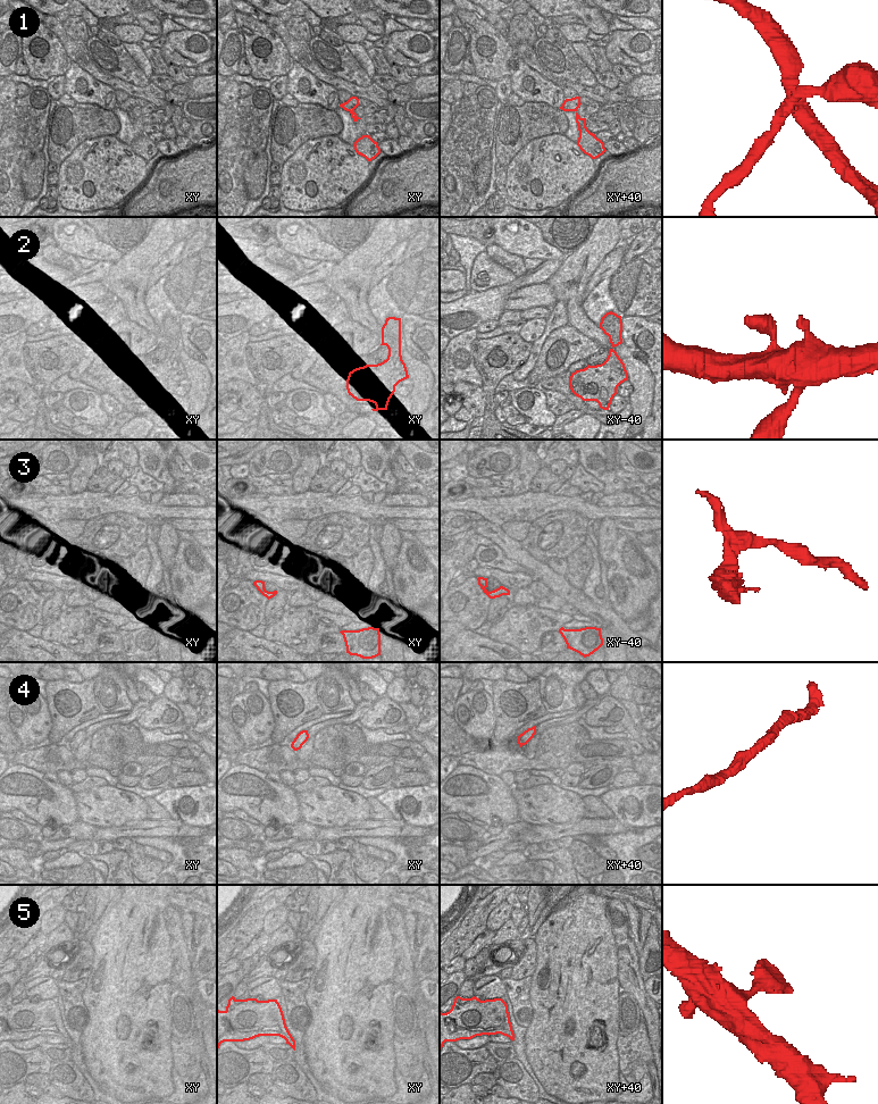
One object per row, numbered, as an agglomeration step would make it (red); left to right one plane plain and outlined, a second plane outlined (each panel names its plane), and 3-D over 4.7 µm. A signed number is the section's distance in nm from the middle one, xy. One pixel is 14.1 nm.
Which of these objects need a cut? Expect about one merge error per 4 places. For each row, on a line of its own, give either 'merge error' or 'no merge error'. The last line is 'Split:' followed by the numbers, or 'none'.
1: merge error
2: no merge error
3: no merge error
4: no merge error
5: no merge error
Split: 1

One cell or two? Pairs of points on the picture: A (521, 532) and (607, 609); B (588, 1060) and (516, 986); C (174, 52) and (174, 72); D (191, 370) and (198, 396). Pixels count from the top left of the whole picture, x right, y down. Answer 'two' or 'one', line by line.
A: two
B: two
C: two
D: one

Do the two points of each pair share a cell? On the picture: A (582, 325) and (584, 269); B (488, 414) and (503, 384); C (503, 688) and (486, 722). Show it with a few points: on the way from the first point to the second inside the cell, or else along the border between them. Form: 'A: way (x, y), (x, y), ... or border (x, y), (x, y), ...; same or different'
A: way (575, 311), (575, 287), (579, 283); same
B: border (511, 373), (507, 374), (499, 382), (494, 392); different
C: border (491, 697), (494, 714), (493, 736); different

